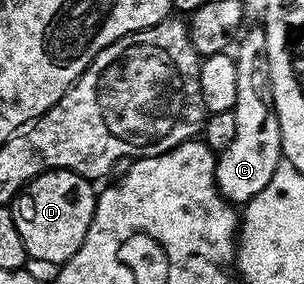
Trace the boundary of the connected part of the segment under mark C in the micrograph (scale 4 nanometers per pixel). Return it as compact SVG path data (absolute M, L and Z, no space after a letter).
M262 26L249 28L238 37L237 47L233 52L237 66L237 102L233 109L237 118L237 134L233 137L229 150L218 153L215 162L215 185L219 187L221 195L235 206L245 205L254 196L261 194L261 190L269 186L269 178L273 178L279 161L284 159L265 30Z

